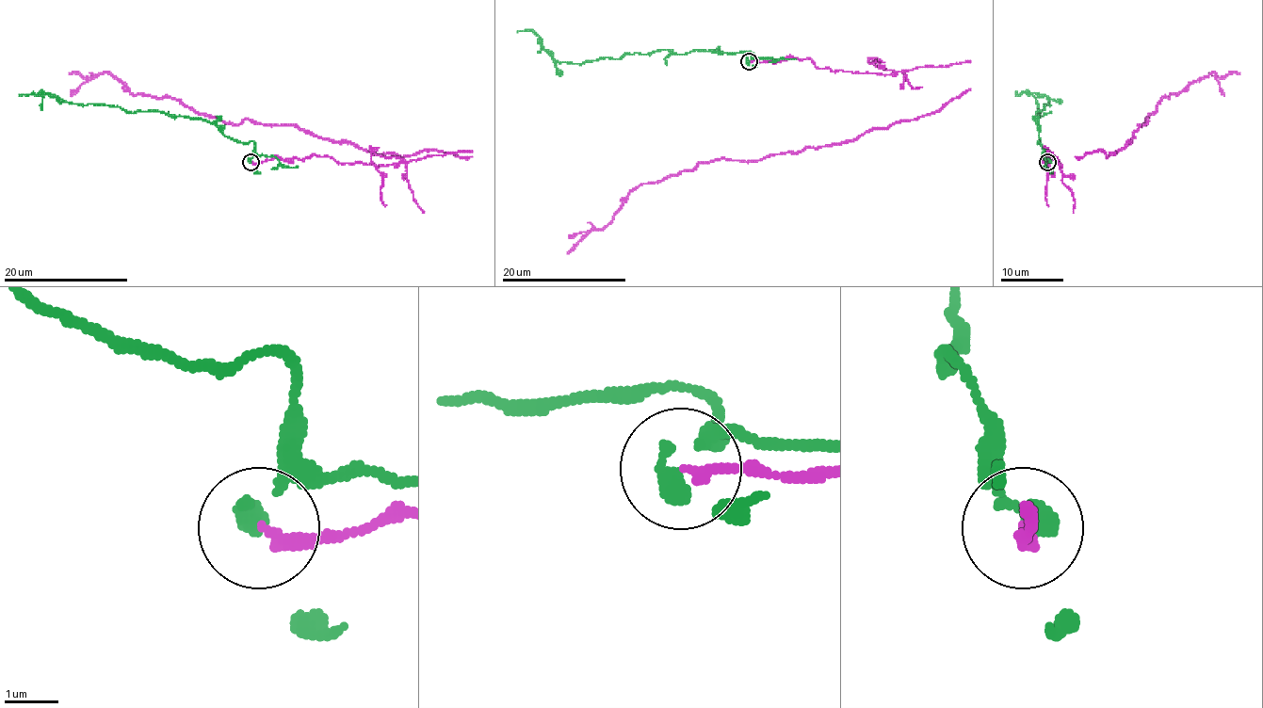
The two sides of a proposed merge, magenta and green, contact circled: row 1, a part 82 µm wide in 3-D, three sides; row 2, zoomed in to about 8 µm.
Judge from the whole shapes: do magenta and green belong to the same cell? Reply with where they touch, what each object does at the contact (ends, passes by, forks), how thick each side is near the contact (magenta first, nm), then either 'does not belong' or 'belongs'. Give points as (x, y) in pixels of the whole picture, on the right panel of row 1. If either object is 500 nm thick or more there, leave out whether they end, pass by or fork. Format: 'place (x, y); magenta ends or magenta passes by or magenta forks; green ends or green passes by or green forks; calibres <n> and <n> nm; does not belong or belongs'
place (1047, 162); magenta ends; green ends; calibres 220 and 400 nm; does not belong

